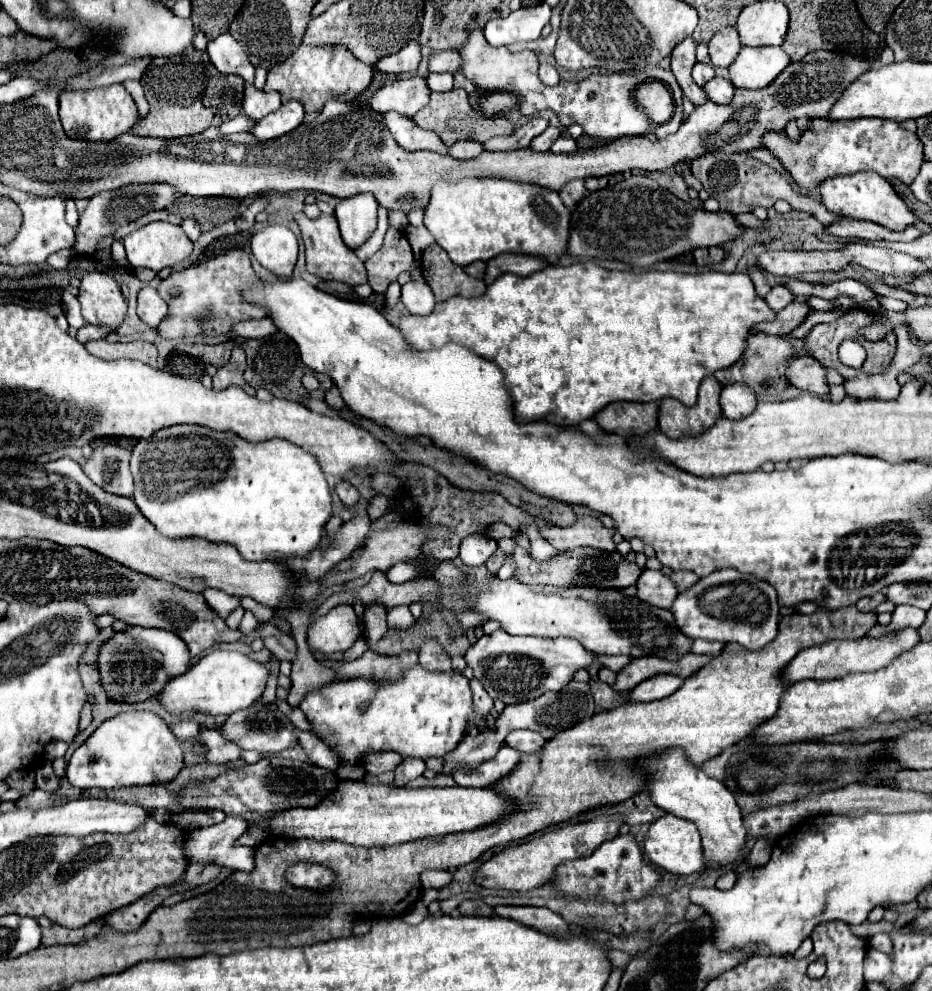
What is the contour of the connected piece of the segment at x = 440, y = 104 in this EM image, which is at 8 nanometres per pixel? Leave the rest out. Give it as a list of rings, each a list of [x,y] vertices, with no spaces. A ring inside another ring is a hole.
[[[450,90],[450,92],[432,92],[430,96],[430,104],[426,108],[422,108],[422,112],[418,112],[414,116],[414,122],[424,128],[424,130],[432,130],[440,136],[440,140],[446,146],[452,146],[454,142],[460,140],[476,140],[476,142],[486,142],[494,136],[506,136],[514,132],[514,126],[508,118],[496,116],[496,118],[484,118],[482,114],[478,114],[478,110],[474,110],[468,102],[468,94],[464,90]]]

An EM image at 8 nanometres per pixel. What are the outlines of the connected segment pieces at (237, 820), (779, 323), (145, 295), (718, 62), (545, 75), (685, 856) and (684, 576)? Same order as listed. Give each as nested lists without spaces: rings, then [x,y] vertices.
[[[226,816],[224,822],[195,829],[188,834],[184,844],[184,856],[188,862],[198,864],[218,864],[232,870],[251,872],[254,868],[254,850],[247,846],[236,845],[236,840],[248,830],[248,822],[240,816]]]
[[[794,300],[792,304],[788,304],[784,310],[778,312],[778,320],[762,324],[762,326],[760,326],[760,332],[788,336],[794,328],[798,328],[798,326],[808,318],[810,312],[812,312],[812,308],[810,308],[808,302]]]
[[[146,286],[138,292],[138,310],[136,312],[138,312],[140,320],[146,322],[148,326],[156,328],[162,322],[162,318],[166,316],[166,310],[168,310],[168,306],[160,298],[160,294],[156,292],[154,286]]]
[[[722,28],[714,34],[714,38],[708,42],[708,52],[710,52],[710,60],[714,66],[722,66],[728,68],[736,54],[740,52],[742,44],[738,40],[738,32],[734,28]]]
[[[546,62],[540,64],[540,80],[542,80],[546,86],[556,86],[556,84],[560,82],[556,68],[550,66],[550,64],[546,64]]]
[[[666,814],[650,824],[650,830],[644,840],[644,852],[656,866],[668,870],[670,874],[694,874],[706,868],[704,856],[702,856],[700,832],[696,824],[692,824],[690,820],[678,818],[674,814]]]
[[[682,570],[682,572],[672,572],[672,574],[670,574],[670,578],[672,578],[672,582],[676,584],[678,592],[688,590],[688,588],[690,588],[692,584],[696,584],[696,580],[698,580],[698,576],[696,576],[694,572],[688,572],[688,570]]]

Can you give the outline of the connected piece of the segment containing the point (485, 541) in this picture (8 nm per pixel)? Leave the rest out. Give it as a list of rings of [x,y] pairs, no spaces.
[[[472,534],[462,540],[460,558],[466,566],[480,566],[492,556],[494,550],[496,550],[496,540],[492,540],[486,534]]]

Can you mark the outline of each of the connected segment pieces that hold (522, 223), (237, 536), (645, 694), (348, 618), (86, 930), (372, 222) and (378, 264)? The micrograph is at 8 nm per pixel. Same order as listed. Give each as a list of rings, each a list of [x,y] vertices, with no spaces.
[[[466,178],[460,182],[436,182],[428,208],[424,210],[424,226],[432,232],[436,242],[448,252],[458,266],[468,266],[476,260],[486,262],[498,254],[528,254],[544,258],[548,264],[556,264],[568,248],[572,210],[564,206],[558,192],[544,190],[534,184],[520,184],[502,178]]]
[[[176,424],[170,428],[162,428],[160,432],[154,432],[150,438],[140,440],[134,450],[132,450],[132,458],[130,458],[130,470],[134,476],[134,502],[138,506],[138,510],[156,526],[156,530],[164,536],[176,538],[176,536],[200,536],[208,542],[214,544],[230,544],[234,546],[246,560],[274,560],[274,558],[290,558],[290,556],[308,556],[316,544],[320,542],[322,530],[328,522],[328,518],[332,516],[332,500],[330,500],[330,490],[328,490],[328,482],[316,462],[316,458],[308,452],[304,452],[300,446],[294,446],[292,442],[286,440],[266,440],[266,442],[248,442],[244,438],[240,438],[234,432],[216,432],[212,428],[206,426],[198,426],[198,424]]]
[[[656,674],[644,682],[640,682],[636,688],[632,688],[628,692],[628,698],[626,702],[634,704],[634,702],[652,702],[652,700],[662,700],[670,694],[674,694],[682,684],[684,684],[686,678],[678,676],[678,674]]]
[[[350,604],[334,606],[326,616],[316,618],[308,626],[308,646],[326,656],[348,650],[360,636],[360,620]]]
[[[36,918],[36,922],[40,924],[42,928],[42,946],[56,946],[56,944],[80,944],[80,942],[86,942],[94,936],[100,934],[104,922],[102,920],[96,920],[92,924],[86,924],[82,928],[76,928],[76,930],[68,930],[64,926],[58,926],[58,924],[52,924],[52,920],[48,918]]]
[[[356,194],[340,200],[336,206],[336,218],[340,224],[342,240],[348,248],[362,246],[376,230],[376,198],[372,194]]]
[[[388,228],[382,248],[370,260],[366,260],[370,288],[382,294],[402,272],[410,270],[412,262],[414,256],[406,236],[396,228]]]

